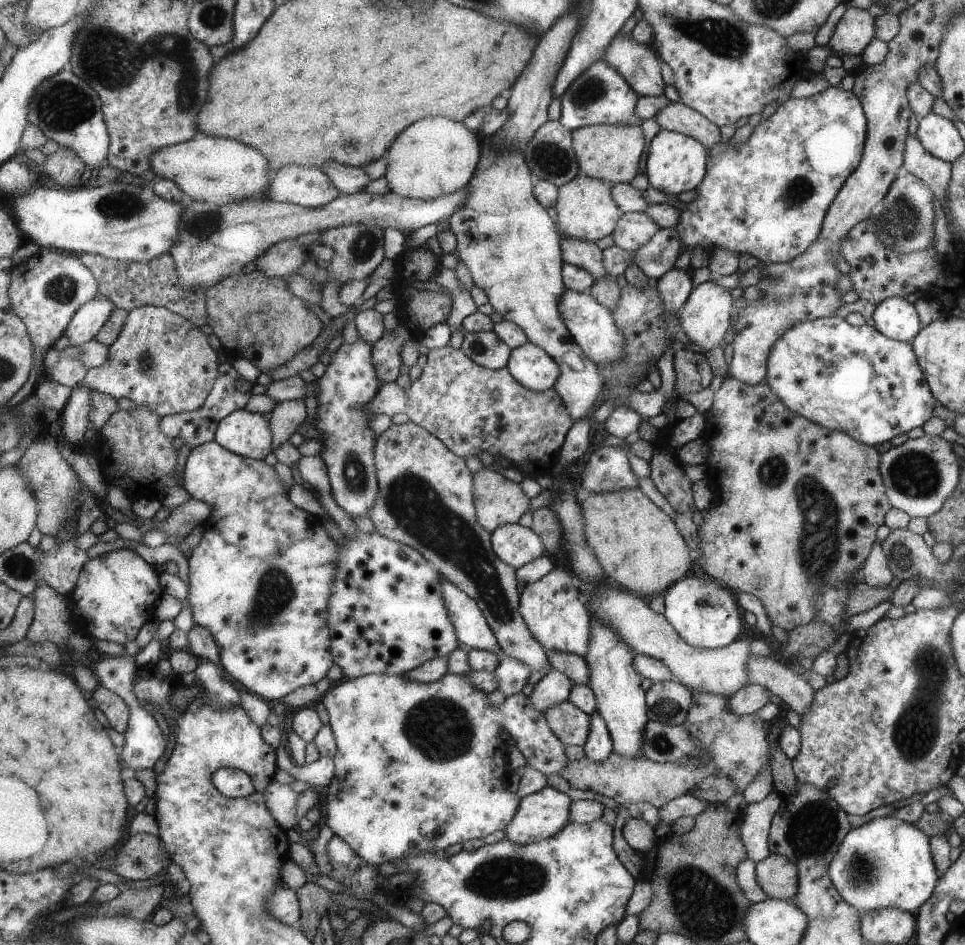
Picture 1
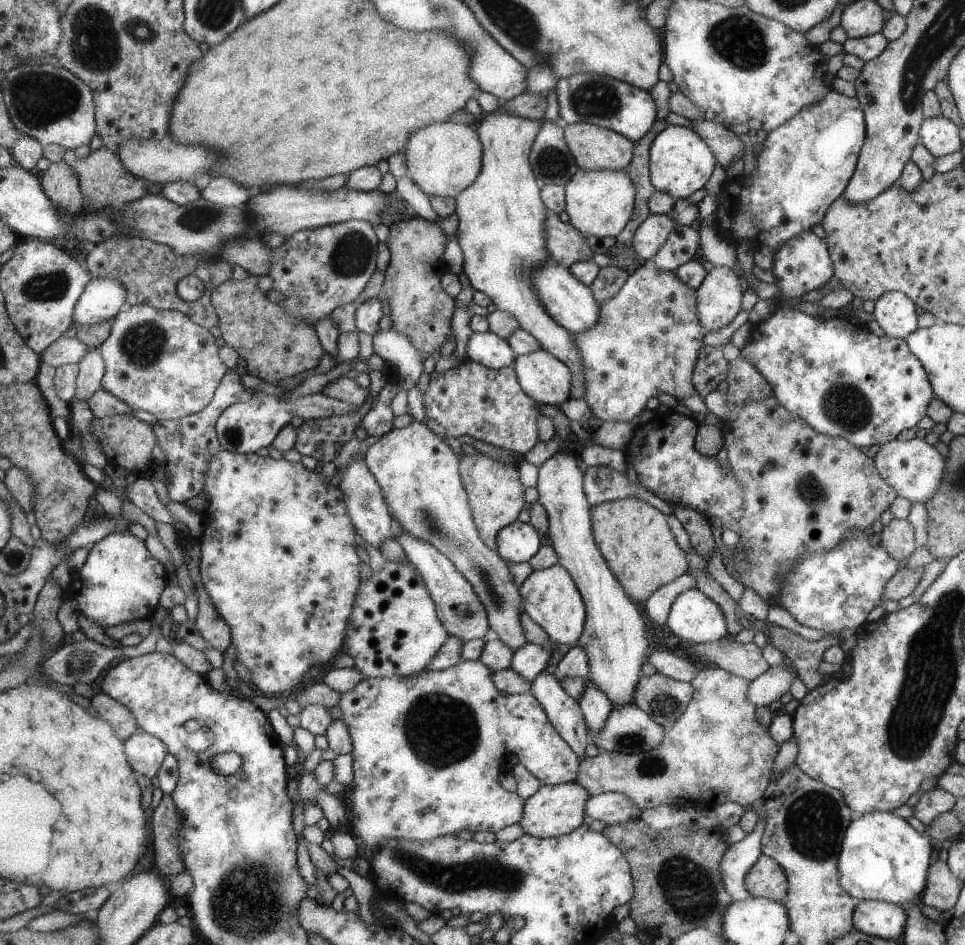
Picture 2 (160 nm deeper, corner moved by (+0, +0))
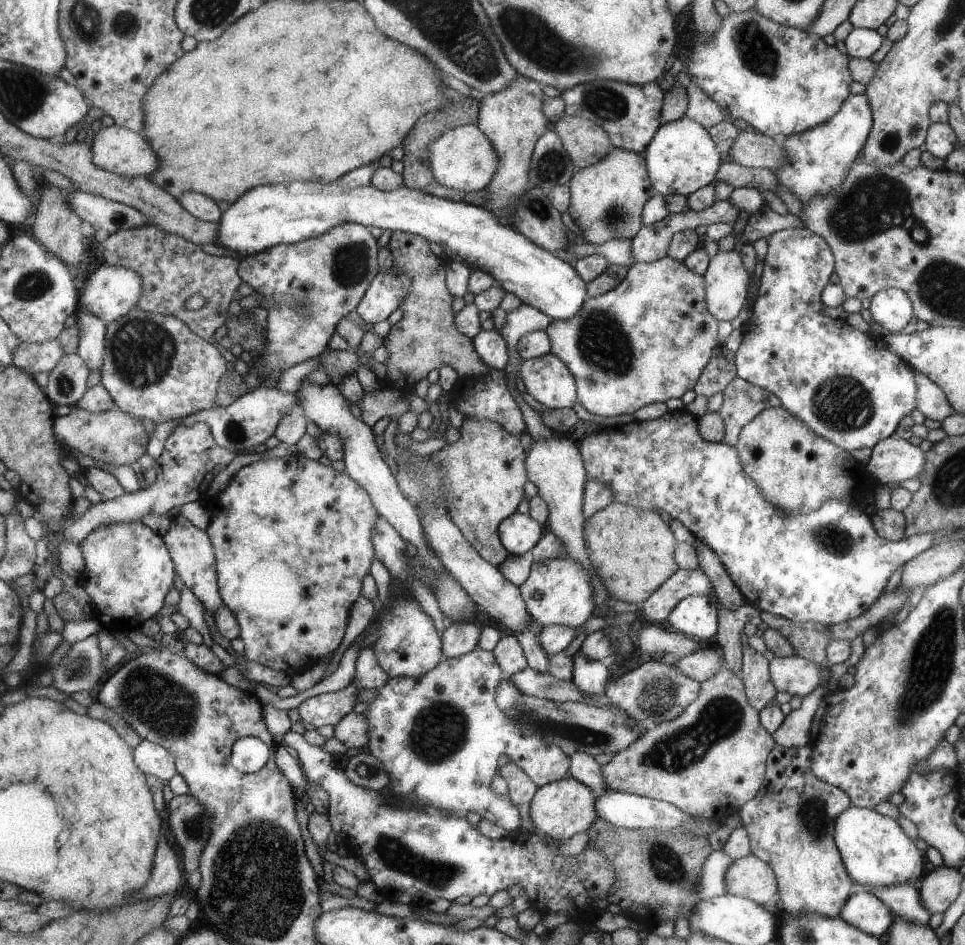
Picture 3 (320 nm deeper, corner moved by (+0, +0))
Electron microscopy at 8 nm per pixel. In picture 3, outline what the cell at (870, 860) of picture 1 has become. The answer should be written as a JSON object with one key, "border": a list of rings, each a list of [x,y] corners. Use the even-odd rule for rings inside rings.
{"border":[[[850,804],[836,816],[833,840],[840,851],[845,870],[853,884],[889,886],[911,883],[921,874],[923,854],[907,838],[896,820],[865,807]]]}

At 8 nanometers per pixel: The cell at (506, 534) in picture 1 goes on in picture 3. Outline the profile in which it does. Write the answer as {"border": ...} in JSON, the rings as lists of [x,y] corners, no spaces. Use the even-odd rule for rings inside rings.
{"border":[[[514,512],[500,524],[500,537],[511,555],[530,555],[541,538],[541,526],[529,512]]]}

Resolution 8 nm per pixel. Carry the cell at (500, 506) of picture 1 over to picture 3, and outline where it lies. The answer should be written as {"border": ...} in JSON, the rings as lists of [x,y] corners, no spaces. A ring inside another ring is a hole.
{"border":[[[469,417],[459,432],[460,438],[432,453],[432,460],[442,471],[442,492],[455,524],[488,563],[499,567],[510,556],[500,537],[500,524],[526,498],[526,451],[519,437],[497,421]]]}

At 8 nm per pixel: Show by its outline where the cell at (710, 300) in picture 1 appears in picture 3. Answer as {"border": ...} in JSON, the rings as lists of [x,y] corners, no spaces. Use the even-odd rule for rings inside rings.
{"border":[[[717,251],[708,260],[707,268],[703,274],[704,296],[708,311],[712,313],[718,321],[735,321],[735,314],[742,310],[743,302],[747,296],[747,284],[749,284],[749,274],[745,268],[744,261],[739,258],[737,251]]]}

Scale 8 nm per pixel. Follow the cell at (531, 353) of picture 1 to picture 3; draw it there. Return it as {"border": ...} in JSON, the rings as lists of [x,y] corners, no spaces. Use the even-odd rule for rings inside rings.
{"border":[[[545,353],[543,356],[526,360],[519,370],[521,384],[524,389],[547,408],[571,408],[576,402],[576,381],[569,372],[564,361],[559,360],[554,354]]]}

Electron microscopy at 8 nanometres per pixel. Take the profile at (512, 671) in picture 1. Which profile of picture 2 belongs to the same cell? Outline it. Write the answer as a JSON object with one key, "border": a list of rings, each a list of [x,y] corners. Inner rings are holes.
{"border":[[[527,642],[515,651],[512,666],[519,675],[535,683],[537,674],[548,669],[550,650],[540,647],[537,643]]]}

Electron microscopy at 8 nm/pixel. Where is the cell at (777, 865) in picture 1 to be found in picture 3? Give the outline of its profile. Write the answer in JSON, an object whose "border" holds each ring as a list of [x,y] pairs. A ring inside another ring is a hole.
{"border":[[[751,854],[735,859],[727,867],[724,887],[725,893],[749,899],[758,905],[765,904],[779,892],[772,868]]]}

